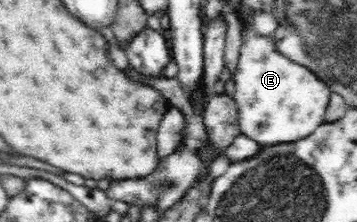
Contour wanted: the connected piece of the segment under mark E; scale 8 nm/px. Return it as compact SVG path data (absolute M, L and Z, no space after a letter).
M252 26L242 32L242 38L240 60L232 73L236 84L232 99L237 104L240 134L262 146L276 146L310 136L315 128L325 123L330 98L328 86L308 68L278 52L272 38L257 36Z

